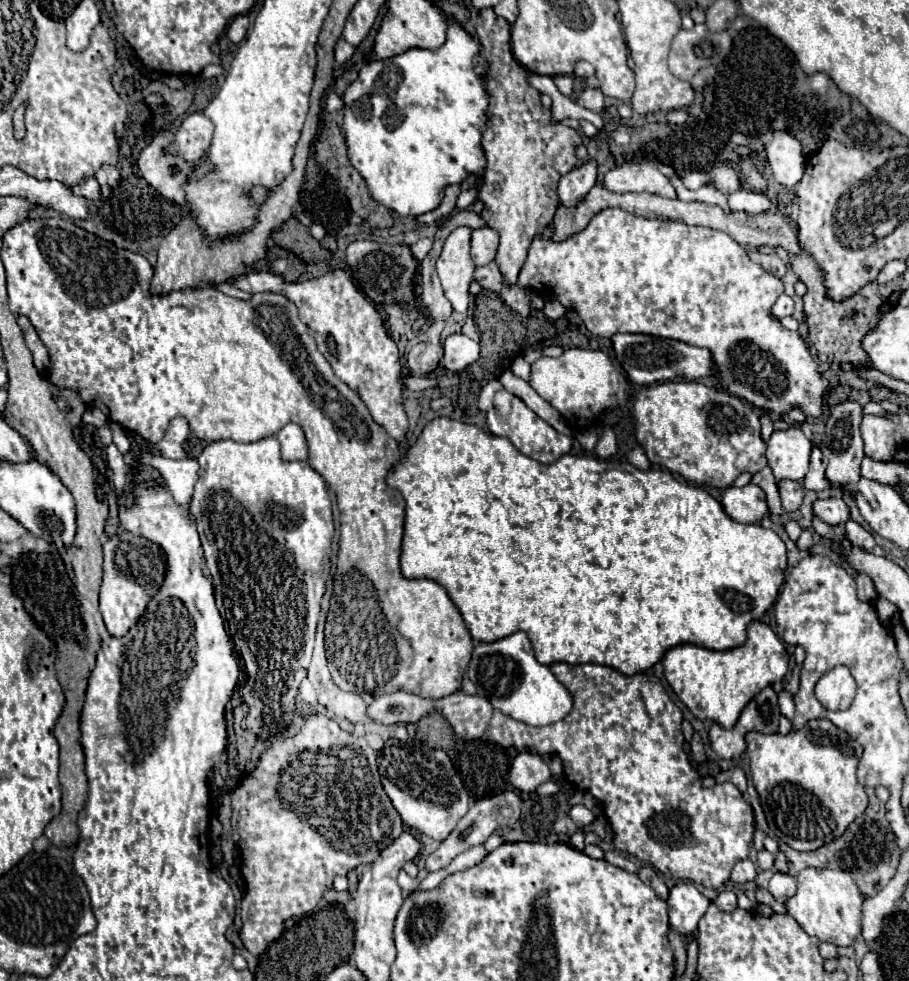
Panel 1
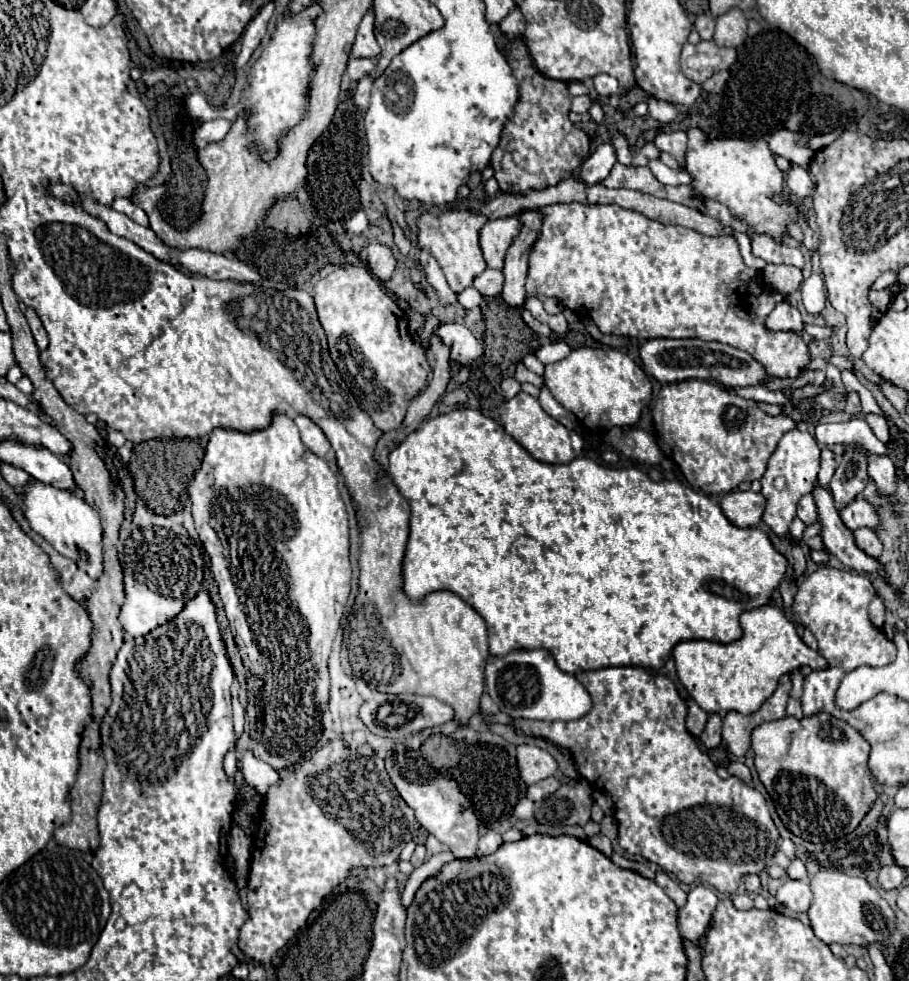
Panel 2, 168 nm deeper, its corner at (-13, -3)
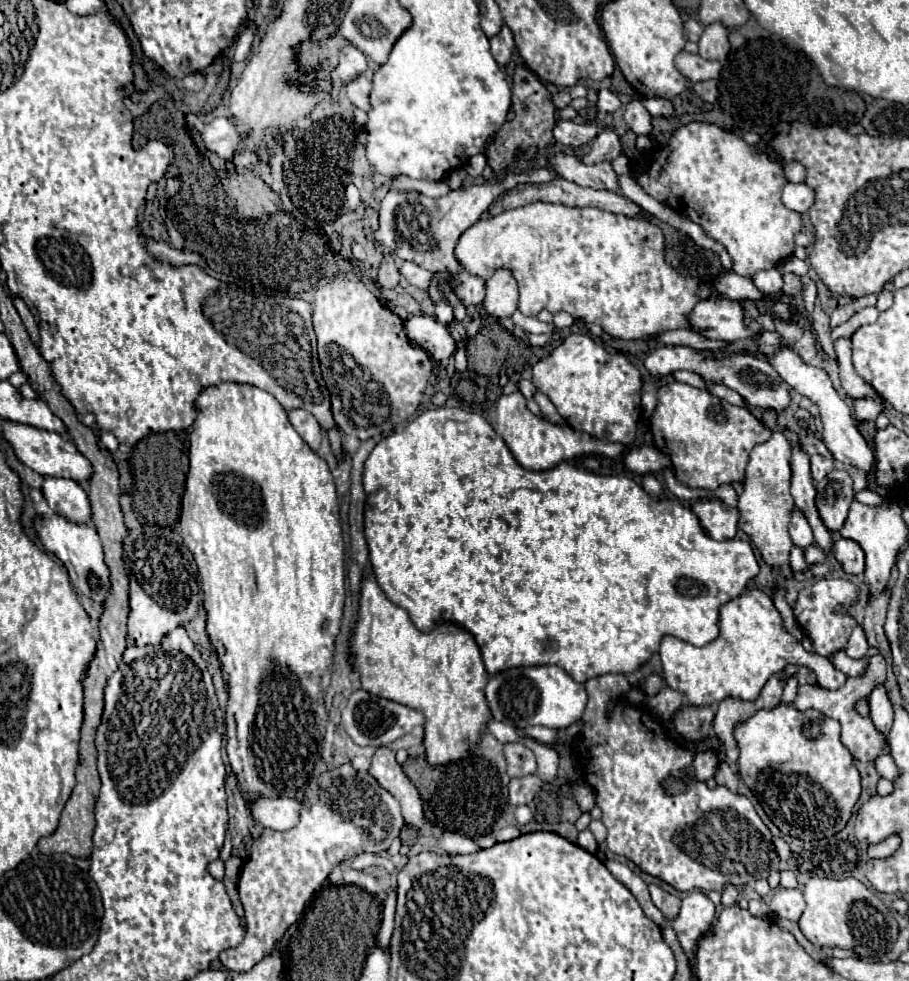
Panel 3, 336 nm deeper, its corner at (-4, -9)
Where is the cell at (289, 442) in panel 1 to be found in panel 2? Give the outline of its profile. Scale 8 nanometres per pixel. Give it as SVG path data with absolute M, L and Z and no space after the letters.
M303 415L295 419L295 425L299 427L301 441L303 441L305 449L311 451L311 453L315 453L317 457L327 457L331 445L327 441L327 437L323 435L323 431L309 417L303 417Z

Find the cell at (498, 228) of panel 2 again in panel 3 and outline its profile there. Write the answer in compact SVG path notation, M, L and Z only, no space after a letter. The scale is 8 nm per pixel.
M538 201L502 211L466 229L456 243L454 255L464 271L482 279L492 277L500 267L510 269L518 283L518 310L522 315L536 317L542 309L550 313L566 311L586 323L598 323L608 335L618 339L650 339L650 335L662 331L688 329L688 313L700 301L696 295L698 279L682 275L664 261L664 235L656 225L594 207L578 209Z

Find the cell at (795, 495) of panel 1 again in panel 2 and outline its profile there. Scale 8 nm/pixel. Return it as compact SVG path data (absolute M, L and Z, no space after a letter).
M811 493L803 495L797 503L797 517L805 523L805 525L811 525L817 521L817 507L815 507L815 499Z

